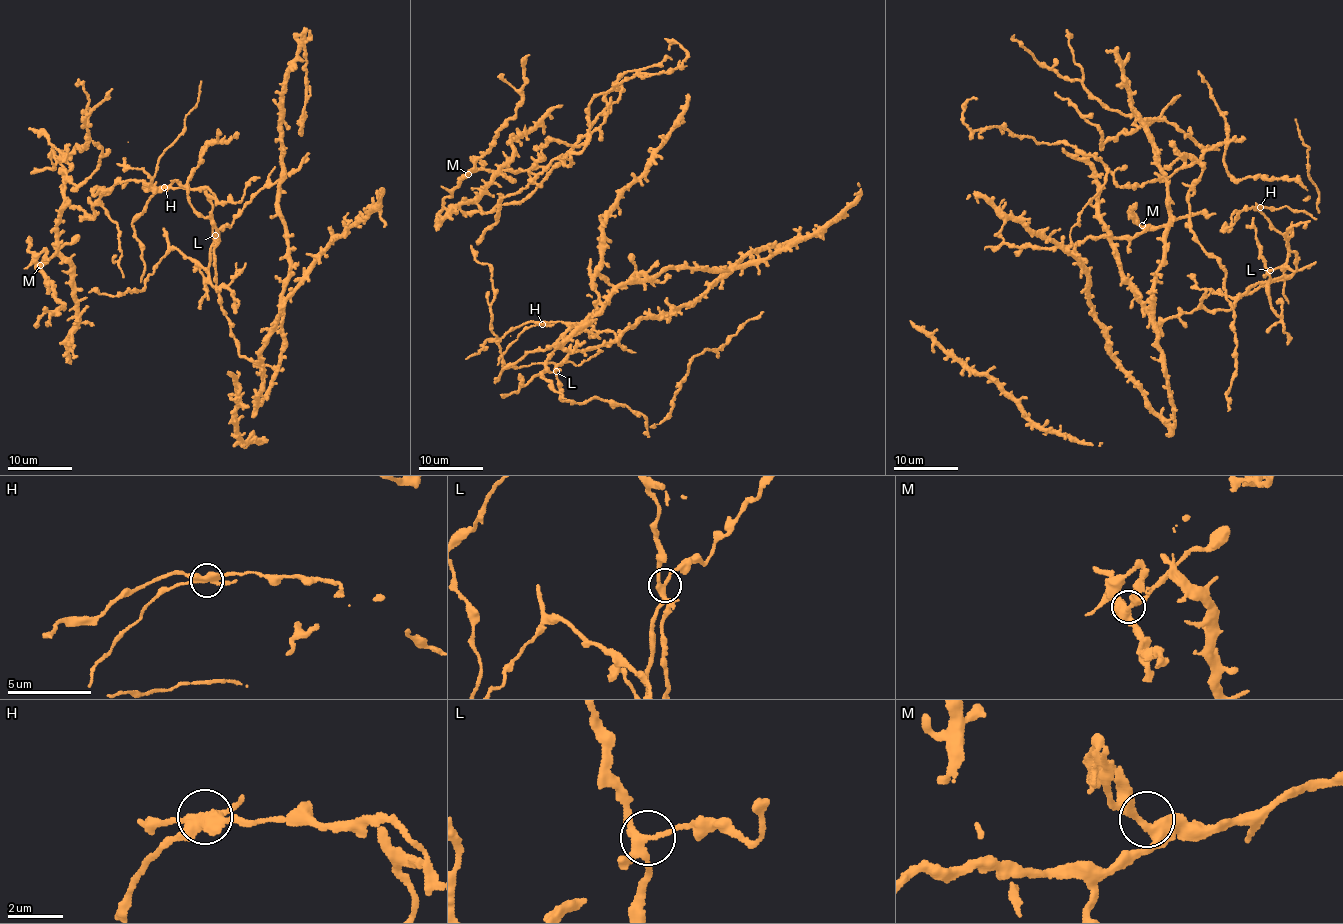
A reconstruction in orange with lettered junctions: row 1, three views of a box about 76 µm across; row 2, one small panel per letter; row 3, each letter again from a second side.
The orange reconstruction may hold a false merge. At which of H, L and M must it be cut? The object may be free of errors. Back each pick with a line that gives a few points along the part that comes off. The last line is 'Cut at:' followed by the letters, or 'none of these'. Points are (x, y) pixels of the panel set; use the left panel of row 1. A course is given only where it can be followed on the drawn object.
H: foreign part runs (163, 186), (143, 188), (152, 181), (159, 156), (184, 128), (200, 81)
Cut at: H

